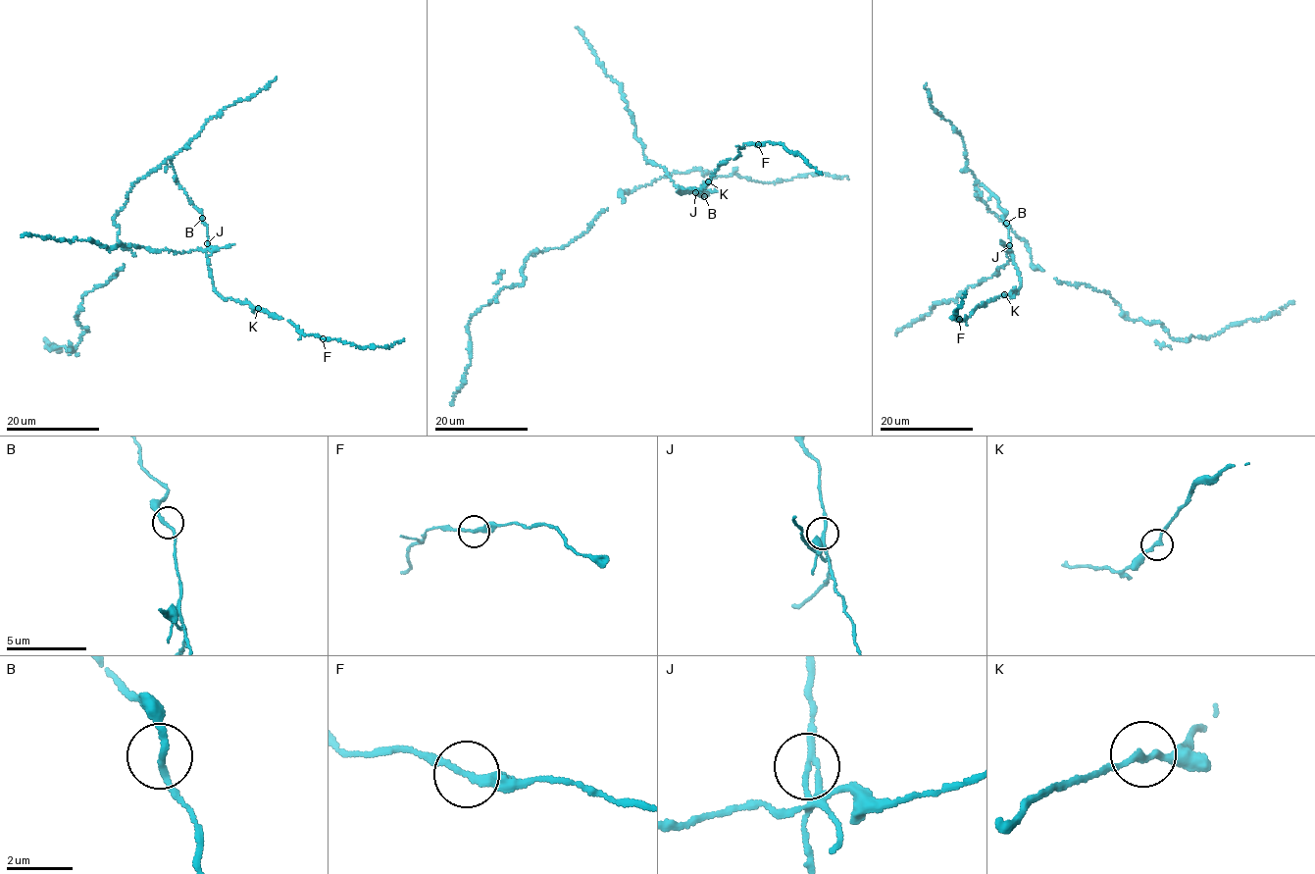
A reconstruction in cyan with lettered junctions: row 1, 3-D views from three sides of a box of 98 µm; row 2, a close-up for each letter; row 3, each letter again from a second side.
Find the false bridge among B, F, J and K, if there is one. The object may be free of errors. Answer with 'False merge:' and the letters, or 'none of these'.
False merge: J

